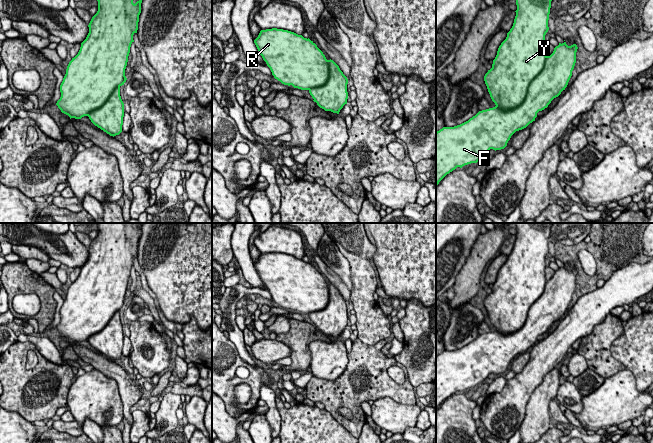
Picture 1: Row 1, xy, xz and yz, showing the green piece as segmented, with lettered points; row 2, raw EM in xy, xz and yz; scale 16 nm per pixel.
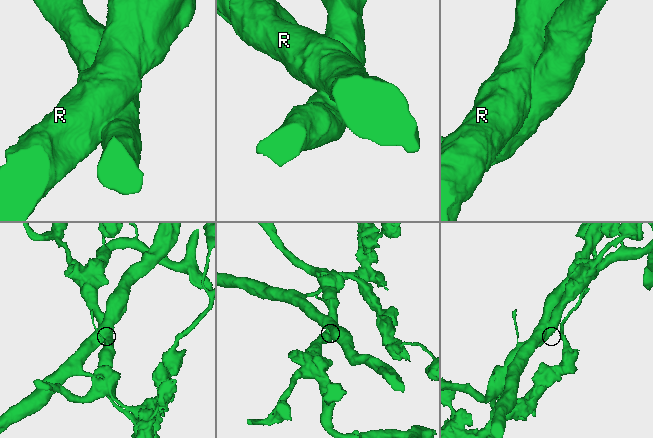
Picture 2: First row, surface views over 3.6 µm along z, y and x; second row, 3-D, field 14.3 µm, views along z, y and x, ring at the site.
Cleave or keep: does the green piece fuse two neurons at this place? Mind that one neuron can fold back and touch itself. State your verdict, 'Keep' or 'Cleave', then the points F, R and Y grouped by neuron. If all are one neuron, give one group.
Cleave. Groups: F / R Y

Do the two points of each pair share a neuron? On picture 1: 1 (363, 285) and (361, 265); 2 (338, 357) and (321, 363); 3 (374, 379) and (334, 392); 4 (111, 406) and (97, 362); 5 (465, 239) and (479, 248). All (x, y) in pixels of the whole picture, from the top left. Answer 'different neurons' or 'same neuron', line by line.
1: same neuron
2: same neuron
3: same neuron
4: different neurons
5: different neurons

